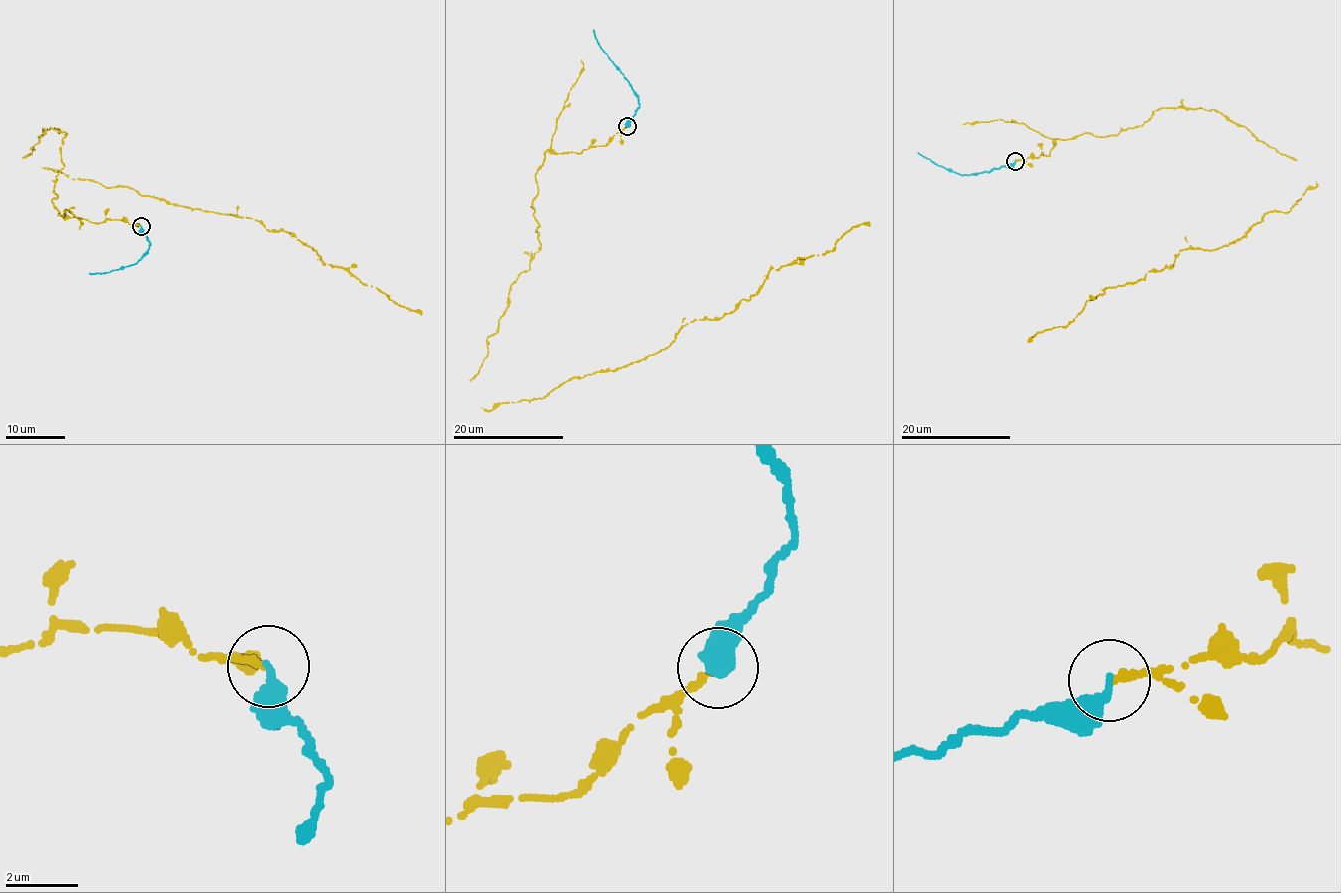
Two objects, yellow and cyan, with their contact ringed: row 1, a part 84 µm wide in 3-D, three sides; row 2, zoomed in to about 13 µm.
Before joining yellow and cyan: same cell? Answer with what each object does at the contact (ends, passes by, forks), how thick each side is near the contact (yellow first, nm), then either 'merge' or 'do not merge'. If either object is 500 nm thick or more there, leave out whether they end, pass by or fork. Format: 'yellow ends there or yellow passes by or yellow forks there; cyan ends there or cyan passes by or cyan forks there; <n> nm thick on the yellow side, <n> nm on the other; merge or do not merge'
yellow ends there; cyan ends there; 220 nm thick on the yellow side, 360 nm on the other; merge

